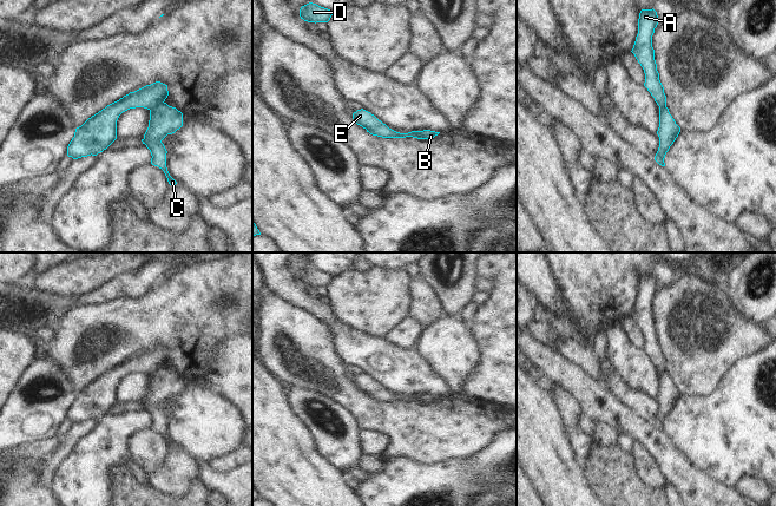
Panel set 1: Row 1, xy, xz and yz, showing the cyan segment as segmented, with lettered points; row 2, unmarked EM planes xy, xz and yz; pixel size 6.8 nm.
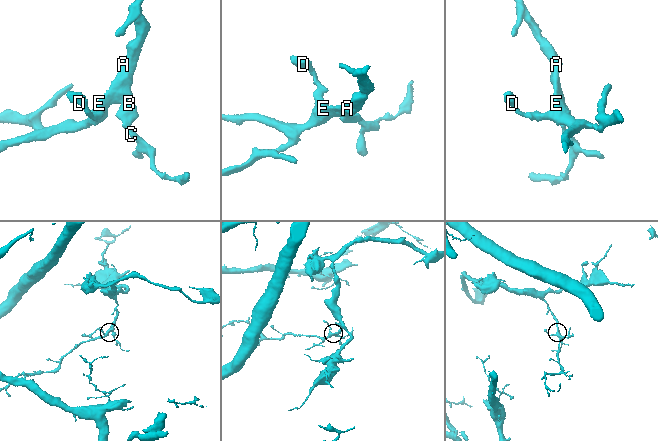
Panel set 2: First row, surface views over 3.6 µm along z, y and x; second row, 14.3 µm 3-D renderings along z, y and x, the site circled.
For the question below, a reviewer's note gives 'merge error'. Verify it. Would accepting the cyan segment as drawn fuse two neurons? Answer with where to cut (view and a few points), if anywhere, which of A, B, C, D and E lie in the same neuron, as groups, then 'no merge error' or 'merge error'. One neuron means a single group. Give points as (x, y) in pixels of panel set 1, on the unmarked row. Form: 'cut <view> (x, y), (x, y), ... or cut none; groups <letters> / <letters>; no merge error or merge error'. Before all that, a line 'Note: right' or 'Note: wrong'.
Note: right
cut xy (163, 366), (150, 374); groups A D E / B C; merge error

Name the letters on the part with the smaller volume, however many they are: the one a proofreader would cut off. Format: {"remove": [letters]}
{"remove": ["B", "C"]}

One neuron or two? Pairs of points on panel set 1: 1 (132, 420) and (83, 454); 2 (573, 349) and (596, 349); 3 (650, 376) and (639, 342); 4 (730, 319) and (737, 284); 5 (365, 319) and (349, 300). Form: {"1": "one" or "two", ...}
{"1": "one", "2": "one", "3": "two", "4": "two", "5": "one"}

